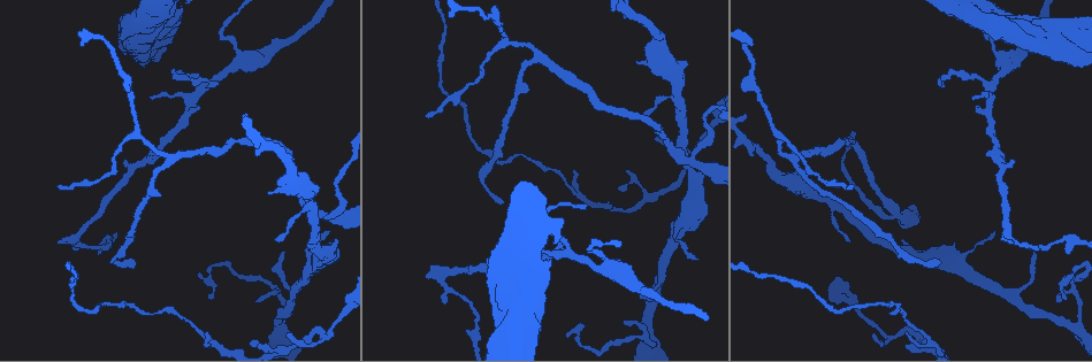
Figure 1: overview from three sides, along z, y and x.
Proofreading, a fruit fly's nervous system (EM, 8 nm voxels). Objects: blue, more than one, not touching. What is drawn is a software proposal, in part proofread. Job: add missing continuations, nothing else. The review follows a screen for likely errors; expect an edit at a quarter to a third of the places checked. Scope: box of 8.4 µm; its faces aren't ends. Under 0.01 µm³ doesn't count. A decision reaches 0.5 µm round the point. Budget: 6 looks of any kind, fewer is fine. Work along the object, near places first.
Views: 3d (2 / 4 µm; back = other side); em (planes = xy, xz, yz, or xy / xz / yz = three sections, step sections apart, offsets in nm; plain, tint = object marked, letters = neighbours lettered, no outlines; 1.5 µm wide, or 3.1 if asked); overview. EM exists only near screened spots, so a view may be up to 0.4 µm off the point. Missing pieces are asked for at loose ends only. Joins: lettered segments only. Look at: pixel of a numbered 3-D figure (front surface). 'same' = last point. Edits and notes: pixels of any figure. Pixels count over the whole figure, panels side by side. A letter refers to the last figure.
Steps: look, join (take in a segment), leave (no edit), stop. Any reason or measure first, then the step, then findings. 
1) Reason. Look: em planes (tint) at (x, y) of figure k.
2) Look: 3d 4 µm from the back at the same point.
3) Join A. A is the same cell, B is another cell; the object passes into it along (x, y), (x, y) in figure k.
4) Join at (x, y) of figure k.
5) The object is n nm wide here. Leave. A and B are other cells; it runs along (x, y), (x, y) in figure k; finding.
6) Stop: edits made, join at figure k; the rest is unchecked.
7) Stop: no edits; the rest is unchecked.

Branch stops here. Look: 3d 4 µm at (995, 34) of figure 1.

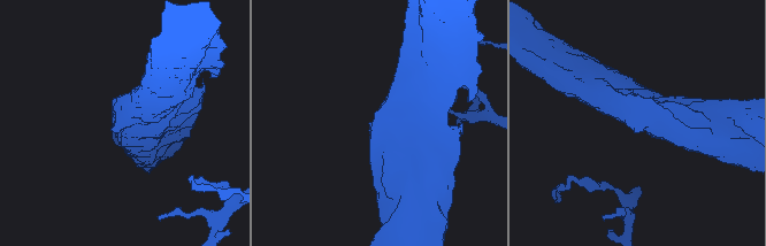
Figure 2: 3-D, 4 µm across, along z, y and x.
Shape alone is not enough. Look: em xz step 4 (plain) at (114, 127) of figure 2.

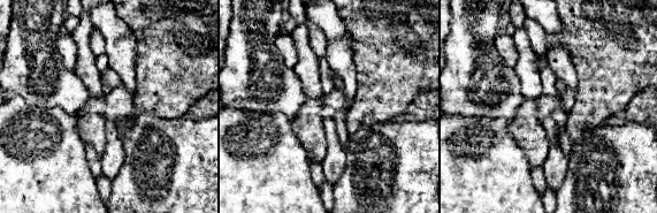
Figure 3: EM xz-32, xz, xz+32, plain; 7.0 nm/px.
Look: em xz step 4 (letters) at the same point.

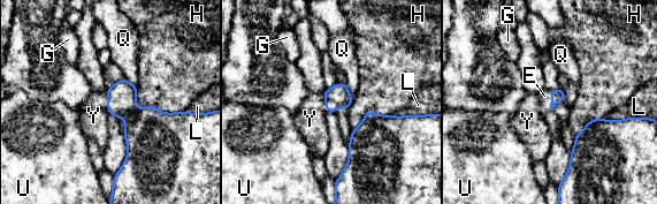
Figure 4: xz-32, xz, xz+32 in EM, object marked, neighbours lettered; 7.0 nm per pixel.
Join E. E is the same cell, G, H, L, Q, U and Y are other cells; the object passes into it along (557, 96), (551, 99), (544, 96) in figure 4; it goes on there.

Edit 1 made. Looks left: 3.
Look: overview.

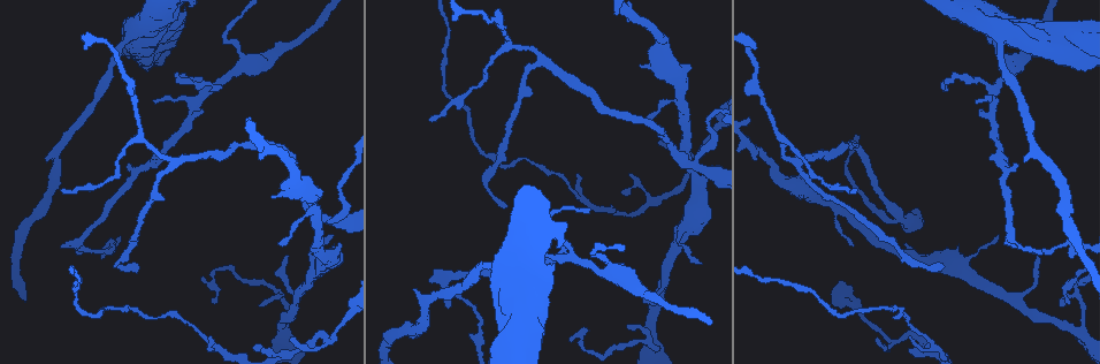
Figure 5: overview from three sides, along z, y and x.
Tapers out. Look: 3d 4 µm at (855, 188) of figure 5.

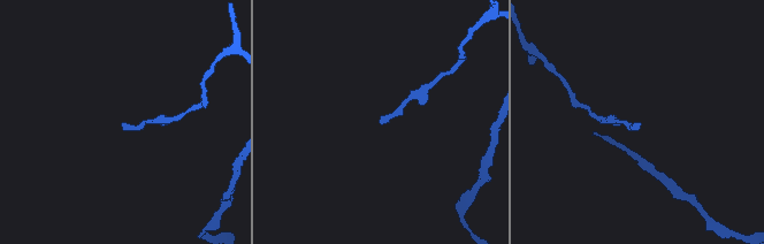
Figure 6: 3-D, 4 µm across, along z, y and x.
Look: em planes (letters) at (638, 123) of figure 6.

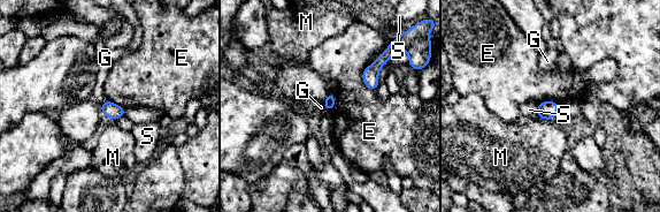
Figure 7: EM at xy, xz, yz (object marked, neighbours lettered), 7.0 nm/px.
Leave. E, G, M and S are other cells; no lettered segment goes on from it.

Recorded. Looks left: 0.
Stop: edits made, join at figure 4; the rest is unchecked.

